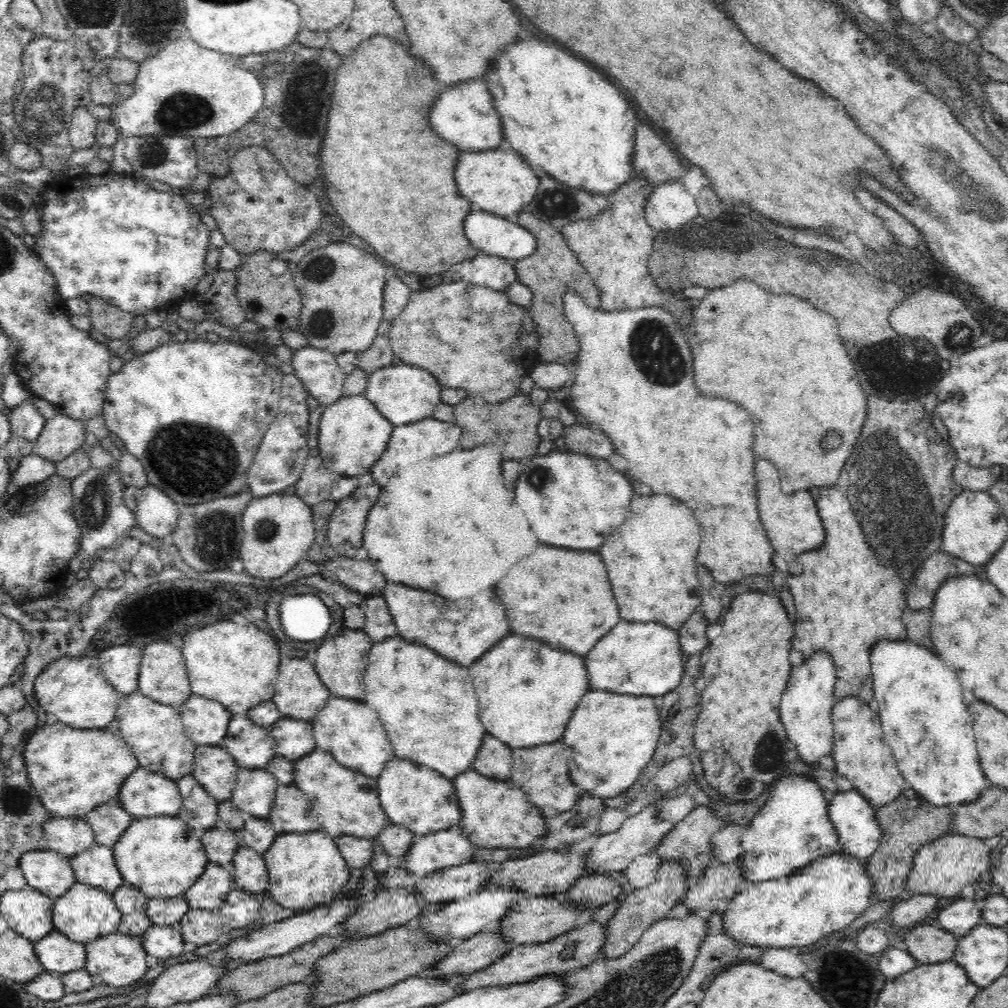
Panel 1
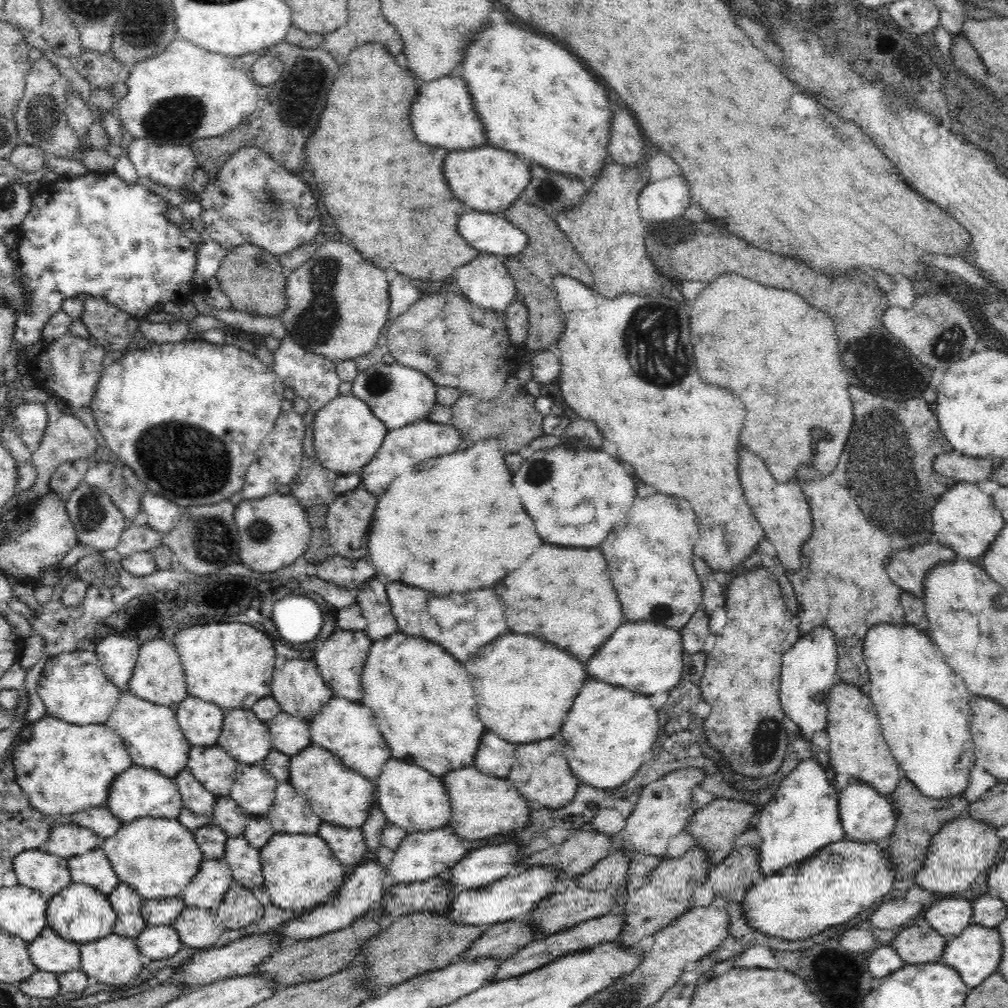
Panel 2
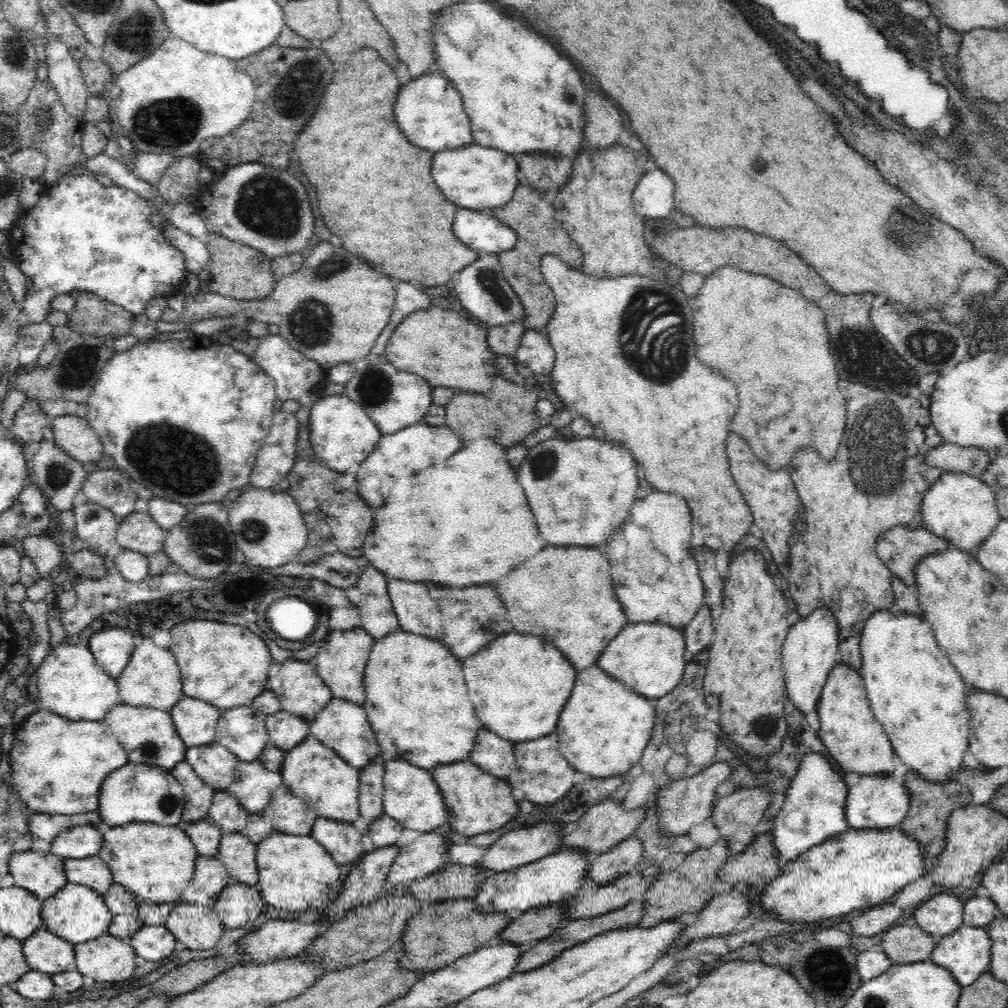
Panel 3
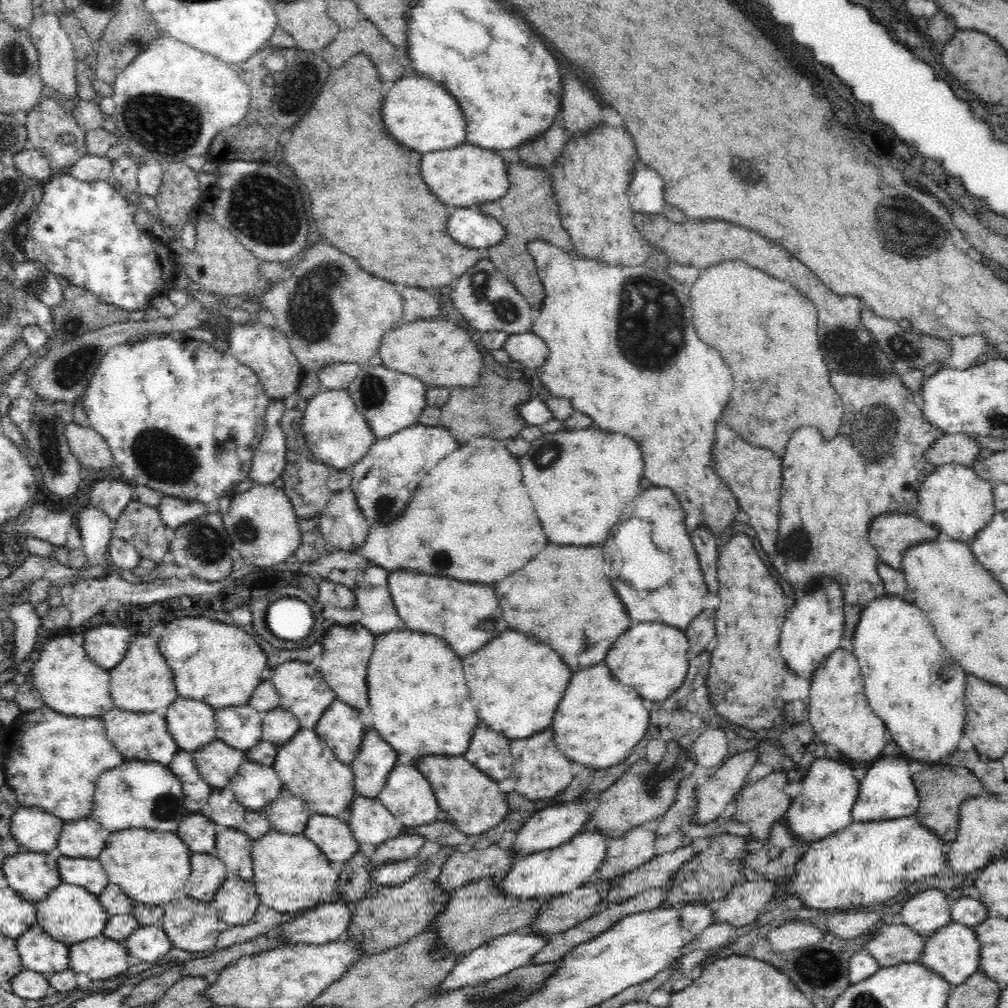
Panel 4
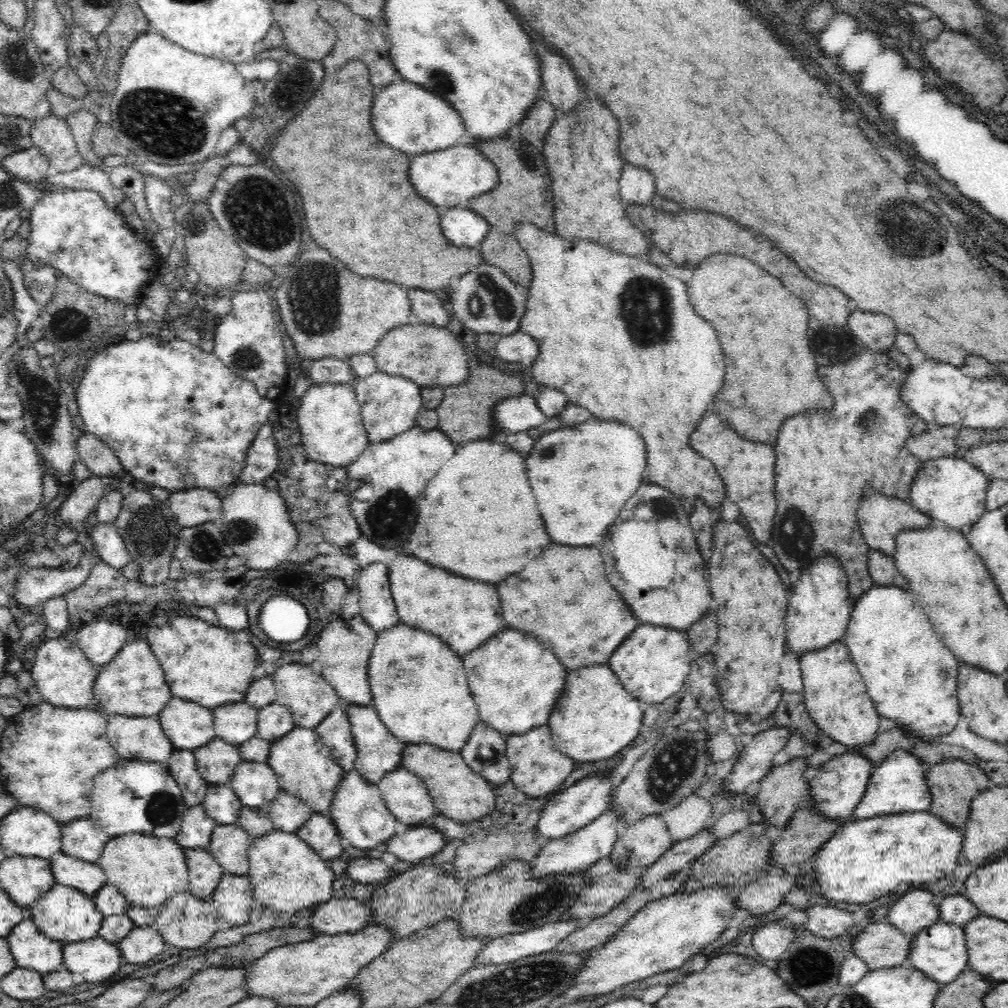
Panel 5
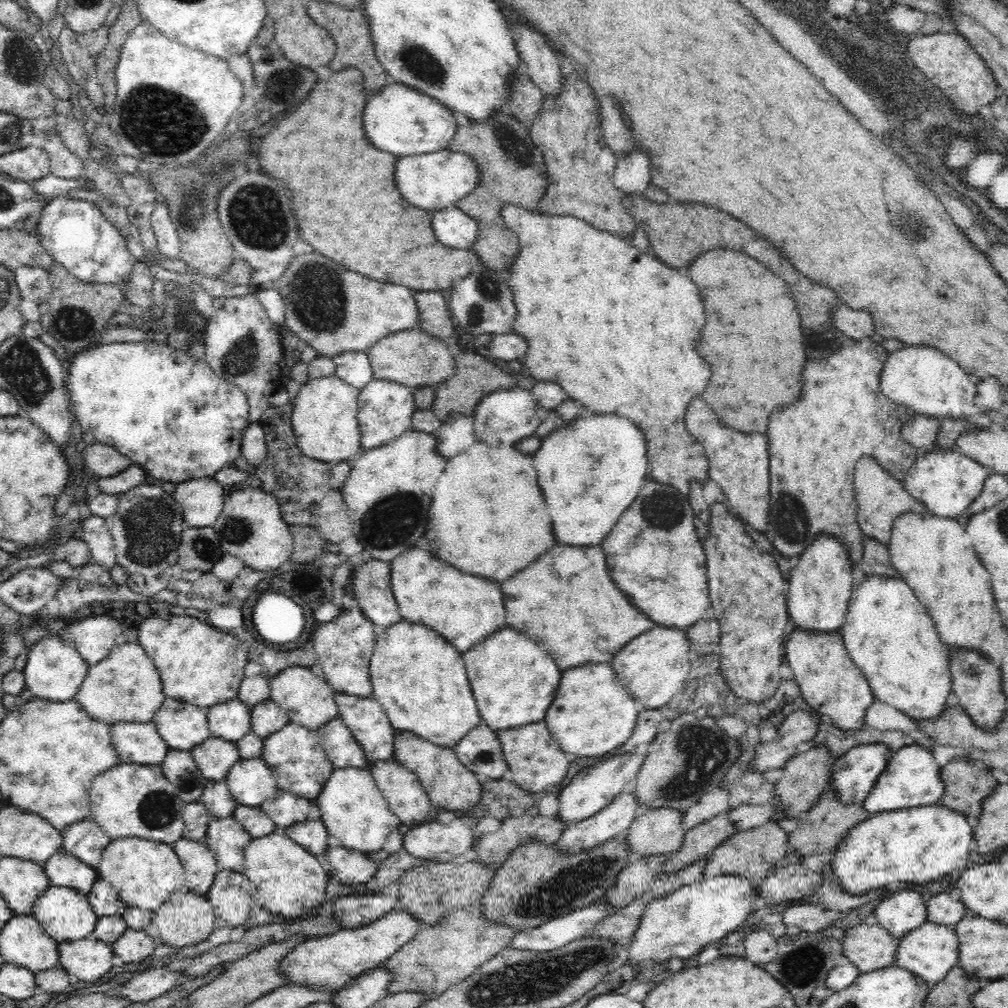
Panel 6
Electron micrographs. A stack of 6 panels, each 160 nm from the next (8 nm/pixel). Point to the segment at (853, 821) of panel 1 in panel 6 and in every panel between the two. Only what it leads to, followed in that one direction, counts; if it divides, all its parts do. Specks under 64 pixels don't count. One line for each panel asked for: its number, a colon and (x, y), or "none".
2: (866, 815)
3: (877, 801)
4: (887, 791)
5: (898, 785)
6: (912, 778)

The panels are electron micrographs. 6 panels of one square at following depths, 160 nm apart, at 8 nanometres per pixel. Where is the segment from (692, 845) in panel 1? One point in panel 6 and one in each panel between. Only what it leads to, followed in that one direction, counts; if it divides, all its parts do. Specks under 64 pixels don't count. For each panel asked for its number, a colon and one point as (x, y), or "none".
2: (716, 826)
3: (736, 816)
4: (760, 804)
5: (784, 789)
6: (805, 778)

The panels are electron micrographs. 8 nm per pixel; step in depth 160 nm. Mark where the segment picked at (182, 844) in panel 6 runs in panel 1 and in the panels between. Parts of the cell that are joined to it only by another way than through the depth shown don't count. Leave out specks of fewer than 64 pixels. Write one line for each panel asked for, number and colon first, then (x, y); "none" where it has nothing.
1: (209, 892)
2: (207, 890)
3: (211, 876)
4: (208, 872)
5: (205, 872)

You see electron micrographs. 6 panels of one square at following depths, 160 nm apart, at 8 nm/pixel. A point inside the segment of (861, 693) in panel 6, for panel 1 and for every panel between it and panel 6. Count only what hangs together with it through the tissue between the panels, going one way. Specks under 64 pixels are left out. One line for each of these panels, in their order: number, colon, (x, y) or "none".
1: (861, 754)
2: (857, 747)
3: (856, 740)
4: (839, 711)
5: (835, 694)

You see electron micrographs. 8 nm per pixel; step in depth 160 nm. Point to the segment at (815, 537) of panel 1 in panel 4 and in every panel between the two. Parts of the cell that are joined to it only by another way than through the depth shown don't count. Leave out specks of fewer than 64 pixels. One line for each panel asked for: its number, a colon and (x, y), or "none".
2: (783, 511)
3: (771, 496)
4: (754, 475)

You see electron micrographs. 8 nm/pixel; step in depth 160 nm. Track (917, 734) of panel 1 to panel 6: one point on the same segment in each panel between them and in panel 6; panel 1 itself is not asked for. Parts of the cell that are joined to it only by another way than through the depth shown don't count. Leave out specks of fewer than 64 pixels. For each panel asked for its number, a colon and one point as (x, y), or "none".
2: (923, 706)
3: (917, 695)
4: (911, 683)
5: (910, 675)
6: (888, 633)

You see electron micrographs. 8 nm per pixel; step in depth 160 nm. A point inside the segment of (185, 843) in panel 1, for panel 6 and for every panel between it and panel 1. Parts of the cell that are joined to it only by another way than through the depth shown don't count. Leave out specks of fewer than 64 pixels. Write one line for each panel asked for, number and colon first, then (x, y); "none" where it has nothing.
2: (157, 858)
3: (155, 863)
4: (152, 867)
5: (148, 870)
6: (145, 873)

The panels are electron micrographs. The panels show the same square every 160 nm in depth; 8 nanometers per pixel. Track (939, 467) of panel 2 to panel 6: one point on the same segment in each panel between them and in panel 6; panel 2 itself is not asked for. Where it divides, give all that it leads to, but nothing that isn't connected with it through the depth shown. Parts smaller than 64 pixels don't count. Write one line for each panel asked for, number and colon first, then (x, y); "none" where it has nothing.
3: (948, 456)
4: (950, 448)
5: (937, 441)
6: (920, 431)

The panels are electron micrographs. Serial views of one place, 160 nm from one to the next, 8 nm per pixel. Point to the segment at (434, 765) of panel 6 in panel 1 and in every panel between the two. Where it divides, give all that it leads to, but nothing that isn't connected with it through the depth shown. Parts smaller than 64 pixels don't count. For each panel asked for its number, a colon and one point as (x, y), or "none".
1: (493, 815)
2: (482, 806)
3: (477, 802)
4: (474, 802)
5: (458, 793)

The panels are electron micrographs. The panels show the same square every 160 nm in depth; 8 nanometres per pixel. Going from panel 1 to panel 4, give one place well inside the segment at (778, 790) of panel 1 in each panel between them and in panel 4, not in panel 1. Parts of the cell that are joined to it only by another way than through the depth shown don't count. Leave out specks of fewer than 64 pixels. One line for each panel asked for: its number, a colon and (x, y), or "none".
2: (803, 816)
3: (814, 810)
4: (824, 806)

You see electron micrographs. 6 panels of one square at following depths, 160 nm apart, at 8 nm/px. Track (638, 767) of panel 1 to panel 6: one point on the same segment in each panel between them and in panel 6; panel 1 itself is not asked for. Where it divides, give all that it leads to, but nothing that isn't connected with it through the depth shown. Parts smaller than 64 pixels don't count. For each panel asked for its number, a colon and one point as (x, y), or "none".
2: (610, 732)
3: (604, 729)
4: (598, 722)
5: (595, 718)
6: (592, 713)

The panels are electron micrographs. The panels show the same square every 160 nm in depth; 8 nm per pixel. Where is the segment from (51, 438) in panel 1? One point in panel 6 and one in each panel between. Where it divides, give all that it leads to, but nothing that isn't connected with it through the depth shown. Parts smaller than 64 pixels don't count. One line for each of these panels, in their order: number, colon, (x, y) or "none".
2: (66, 439)
3: (74, 434)
4: (93, 452)
5: (98, 457)
6: (104, 460)

